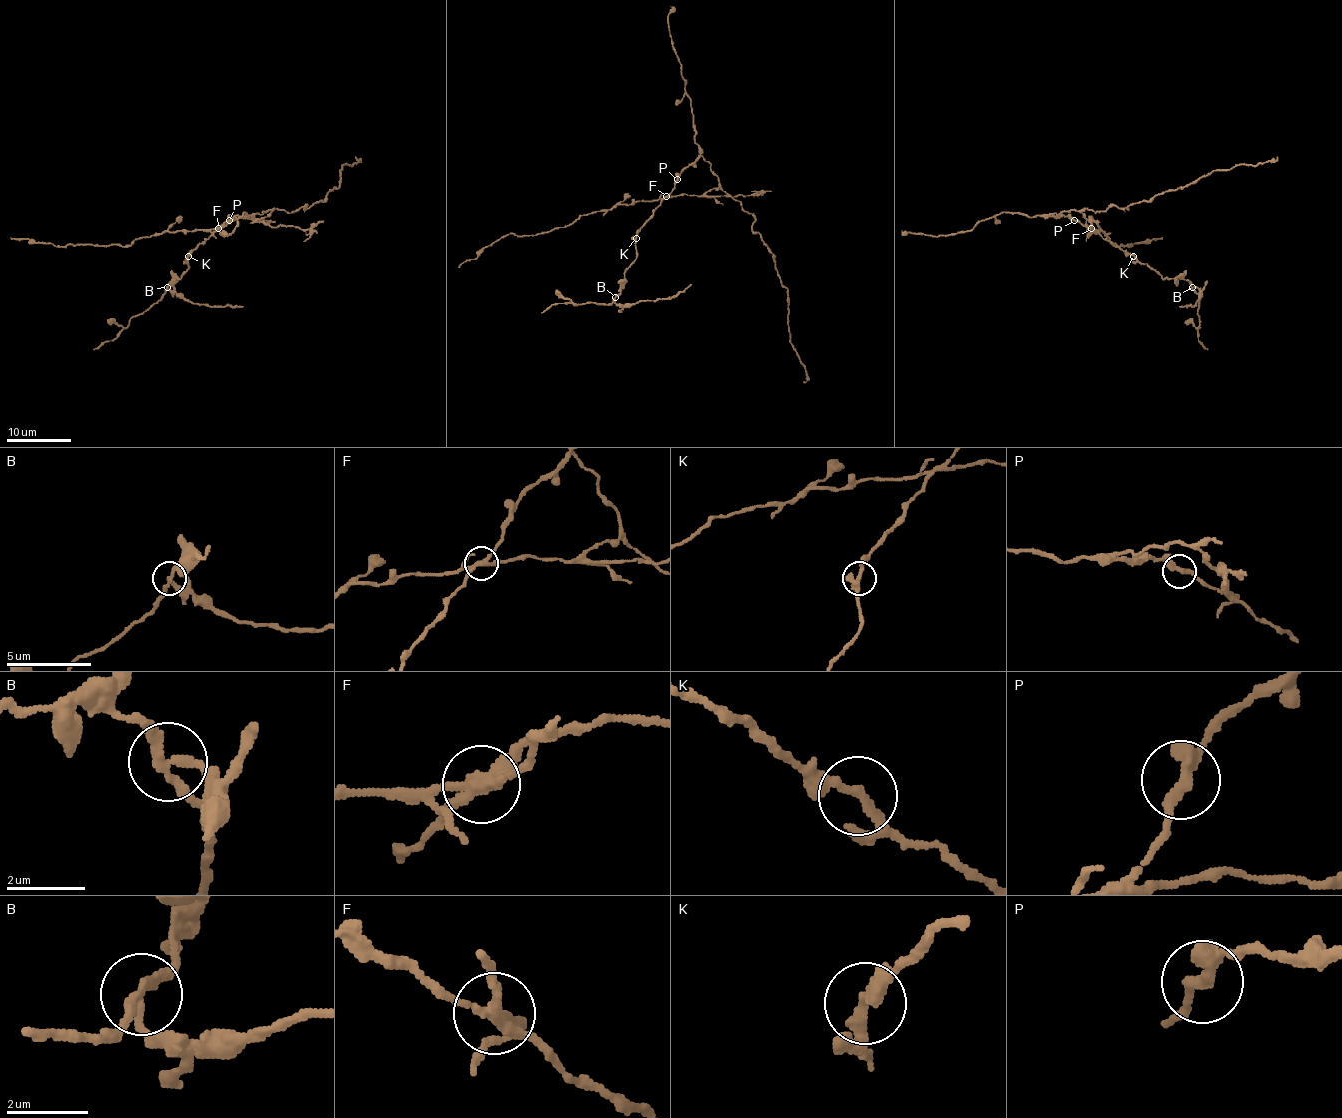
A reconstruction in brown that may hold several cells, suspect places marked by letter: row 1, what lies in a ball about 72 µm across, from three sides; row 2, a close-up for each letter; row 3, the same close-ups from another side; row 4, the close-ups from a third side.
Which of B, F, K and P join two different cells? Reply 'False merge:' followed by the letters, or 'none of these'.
False merge: B, F

